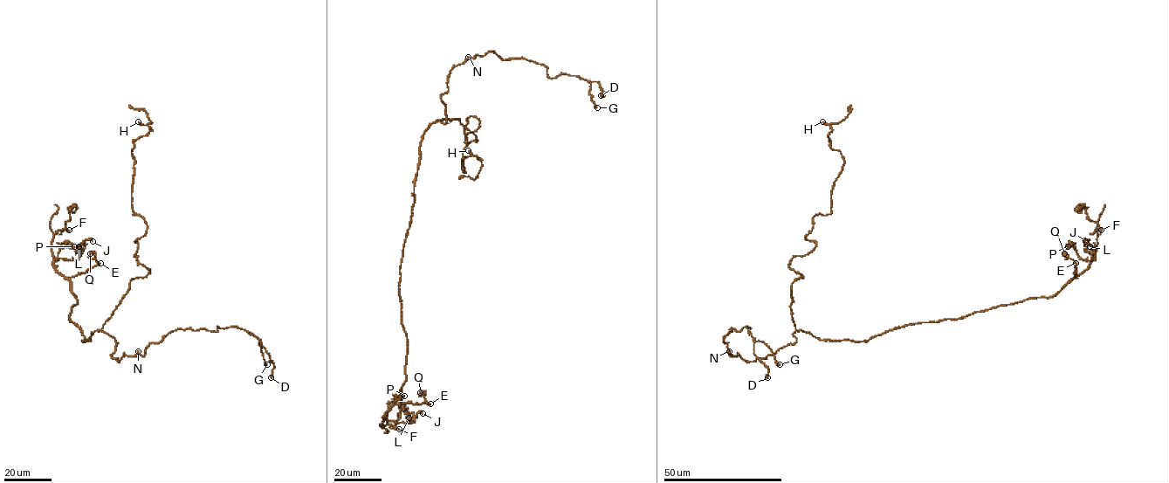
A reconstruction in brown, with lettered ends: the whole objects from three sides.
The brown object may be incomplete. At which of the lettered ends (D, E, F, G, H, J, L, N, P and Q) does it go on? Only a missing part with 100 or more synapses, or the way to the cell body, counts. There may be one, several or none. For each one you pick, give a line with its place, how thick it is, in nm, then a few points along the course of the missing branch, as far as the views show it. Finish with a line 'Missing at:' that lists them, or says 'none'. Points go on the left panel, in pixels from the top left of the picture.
Missing at: none

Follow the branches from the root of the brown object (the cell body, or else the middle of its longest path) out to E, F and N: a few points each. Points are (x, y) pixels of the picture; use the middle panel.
E: (420, 143), (414, 203), (400, 266), (399, 295), (407, 358), (406, 381), (395, 403), (430, 403)
F: (420, 143), (414, 203), (399, 286), (401, 323), (407, 341), (406, 381), (401, 396), (382, 422), (399, 429)
N: (420, 143), (431, 124), (447, 122), (441, 95), (448, 91), (450, 71), (468, 57)

